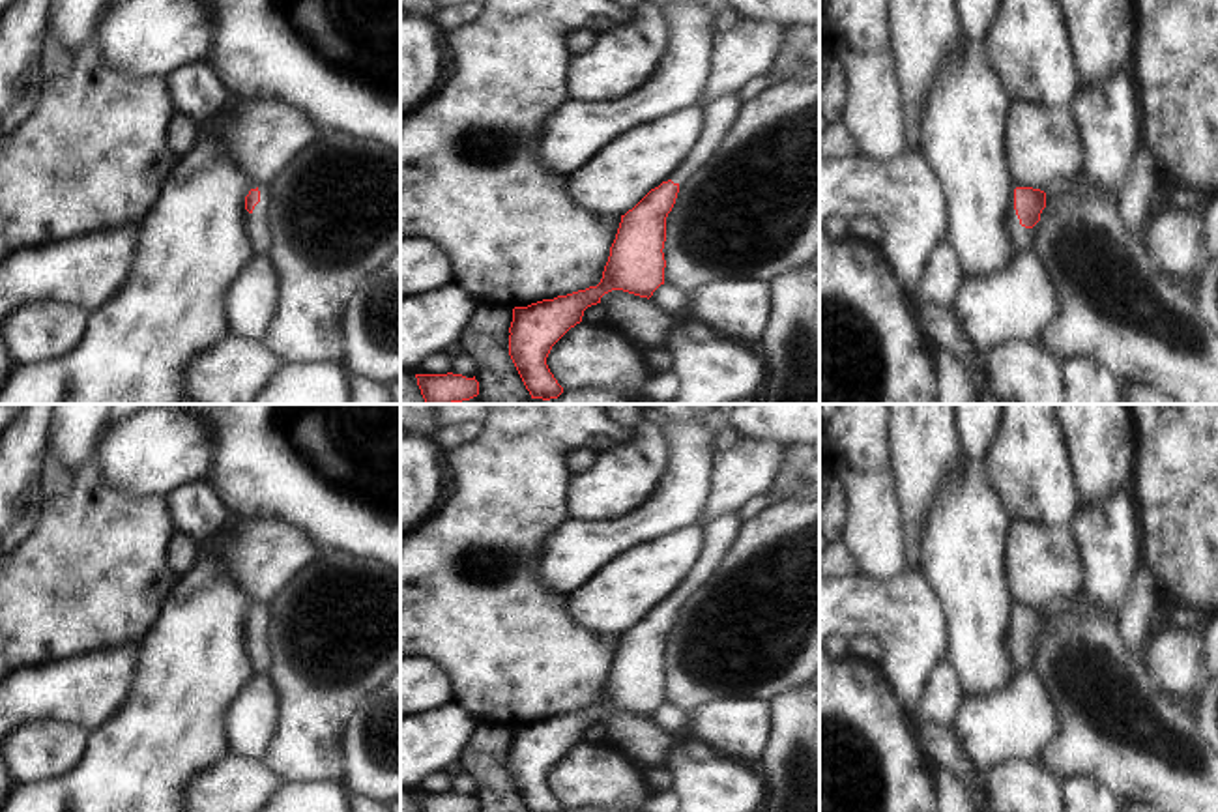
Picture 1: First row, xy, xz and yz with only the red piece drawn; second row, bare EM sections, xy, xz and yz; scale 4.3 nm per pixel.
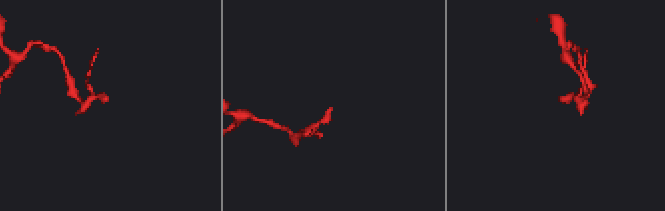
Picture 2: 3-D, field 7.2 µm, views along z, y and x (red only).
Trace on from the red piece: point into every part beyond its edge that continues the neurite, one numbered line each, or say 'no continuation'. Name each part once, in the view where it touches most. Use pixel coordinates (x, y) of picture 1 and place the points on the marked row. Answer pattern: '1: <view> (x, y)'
1: yz (1020, 236)

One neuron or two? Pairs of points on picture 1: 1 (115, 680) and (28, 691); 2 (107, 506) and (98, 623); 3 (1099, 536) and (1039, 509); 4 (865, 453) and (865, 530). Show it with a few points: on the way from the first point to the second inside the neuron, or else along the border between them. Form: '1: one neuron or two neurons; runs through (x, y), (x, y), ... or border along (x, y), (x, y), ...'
1: one neuron; runs through (94, 685), (86, 691), (49, 691)
2: one neuron; runs through (98, 536), (98, 594)
3: two neurons; border along (1080, 511), (1069, 526)
4: one neuron; runs through (865, 472), (865, 511)

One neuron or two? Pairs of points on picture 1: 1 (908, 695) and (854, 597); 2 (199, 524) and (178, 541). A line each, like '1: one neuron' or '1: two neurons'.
1: one neuron
2: two neurons

